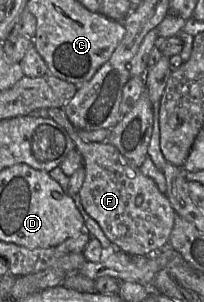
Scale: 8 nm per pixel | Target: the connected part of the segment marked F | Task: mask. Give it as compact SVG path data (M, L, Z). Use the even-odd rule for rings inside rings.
M48 108L47 110L41 110L40 113L31 113L29 115L48 116L62 126L73 140L76 149L83 157L83 165L86 171L84 183L79 191L80 201L86 212L98 222L115 248L130 255L148 255L169 246L176 212L167 196L159 191L153 179L143 175L140 168L132 164L112 144L108 142L83 142L79 138L75 127L67 118L63 108Z

